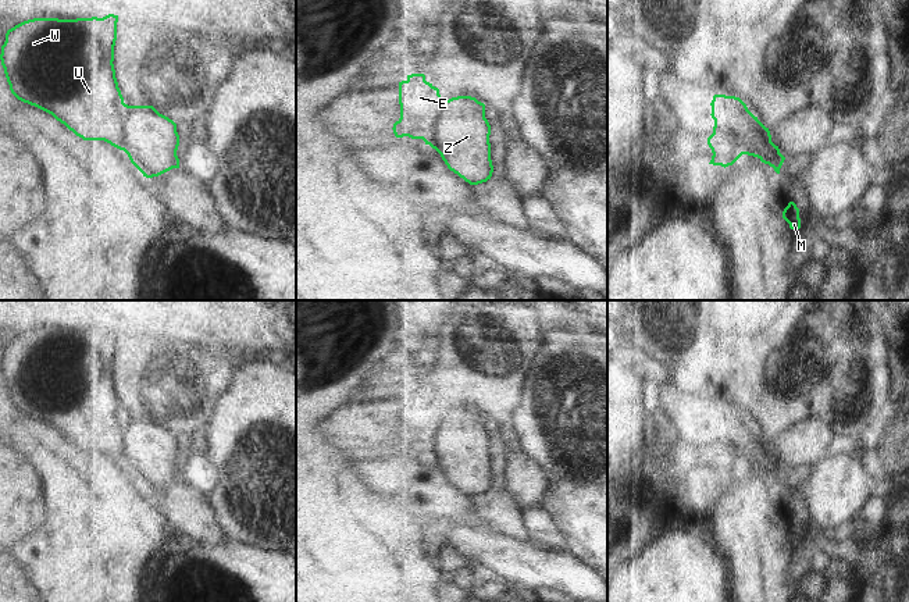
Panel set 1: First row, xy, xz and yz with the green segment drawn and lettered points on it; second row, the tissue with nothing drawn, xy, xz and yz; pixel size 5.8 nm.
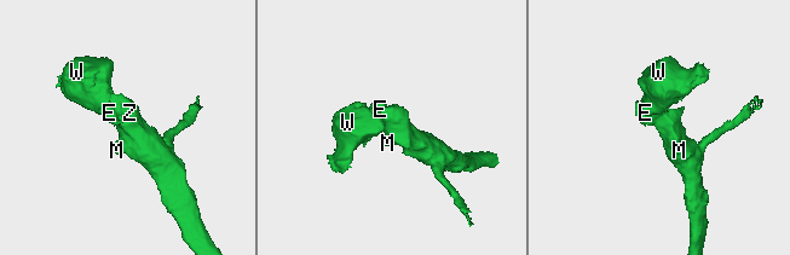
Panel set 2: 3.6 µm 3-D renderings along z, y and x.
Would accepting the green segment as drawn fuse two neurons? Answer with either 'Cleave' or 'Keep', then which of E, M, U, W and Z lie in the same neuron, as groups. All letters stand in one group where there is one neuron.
Cleave. Groups: E U W / M Z

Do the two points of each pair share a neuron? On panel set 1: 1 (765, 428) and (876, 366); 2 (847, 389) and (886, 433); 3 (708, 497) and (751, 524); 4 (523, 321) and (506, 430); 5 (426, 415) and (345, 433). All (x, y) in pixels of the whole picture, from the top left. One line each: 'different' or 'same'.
1: same
2: different
3: different
4: same
5: different

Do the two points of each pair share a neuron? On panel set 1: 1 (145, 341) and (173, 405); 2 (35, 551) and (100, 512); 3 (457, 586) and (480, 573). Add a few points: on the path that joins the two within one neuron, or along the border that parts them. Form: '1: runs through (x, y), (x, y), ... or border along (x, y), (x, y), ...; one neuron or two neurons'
1: runs through (145, 356), (145, 360), (173, 389); one neuron
2: runs through (52, 551), (61, 551), (84, 529); one neuron
3: runs through (463, 580), (474, 576); one neuron

